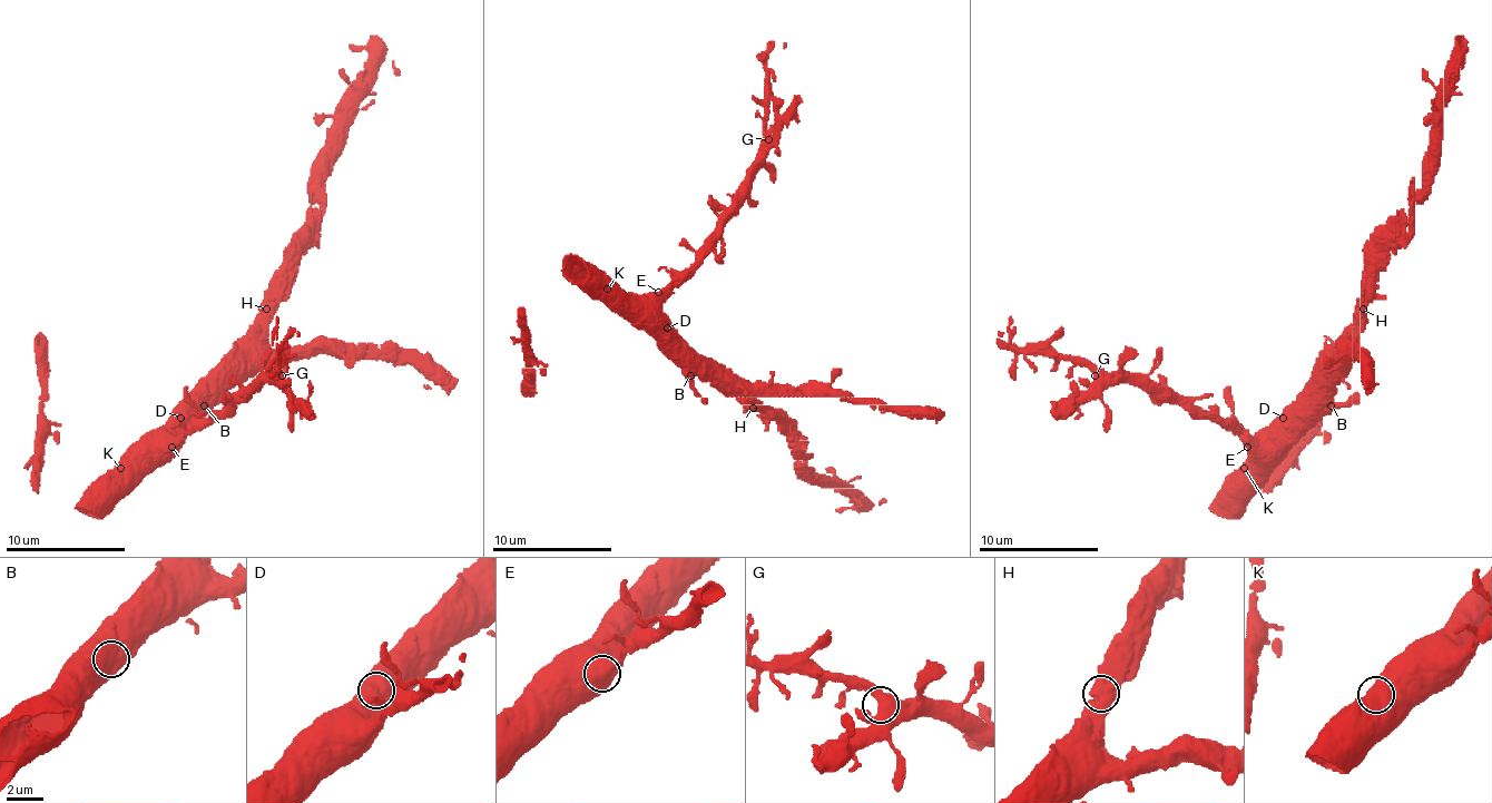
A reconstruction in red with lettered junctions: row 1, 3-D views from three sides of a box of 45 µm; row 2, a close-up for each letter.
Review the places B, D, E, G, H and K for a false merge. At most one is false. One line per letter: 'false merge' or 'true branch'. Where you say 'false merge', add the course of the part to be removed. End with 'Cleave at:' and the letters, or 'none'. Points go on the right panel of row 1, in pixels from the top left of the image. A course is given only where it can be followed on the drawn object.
B: true branch
D: true branch
E: true branch
G: true branch
H: true branch
K: true branch
Cleave at: none

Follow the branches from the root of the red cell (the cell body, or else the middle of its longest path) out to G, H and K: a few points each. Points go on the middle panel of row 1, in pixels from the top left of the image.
G: (690, 363), (690, 349), (669, 324), (660, 301), (715, 232), (717, 217), (733, 202), (733, 193), (768, 139)
H: (690, 363), (703, 363), (753, 408)
K: (690, 363), (634, 297), (616, 295), (607, 289)

